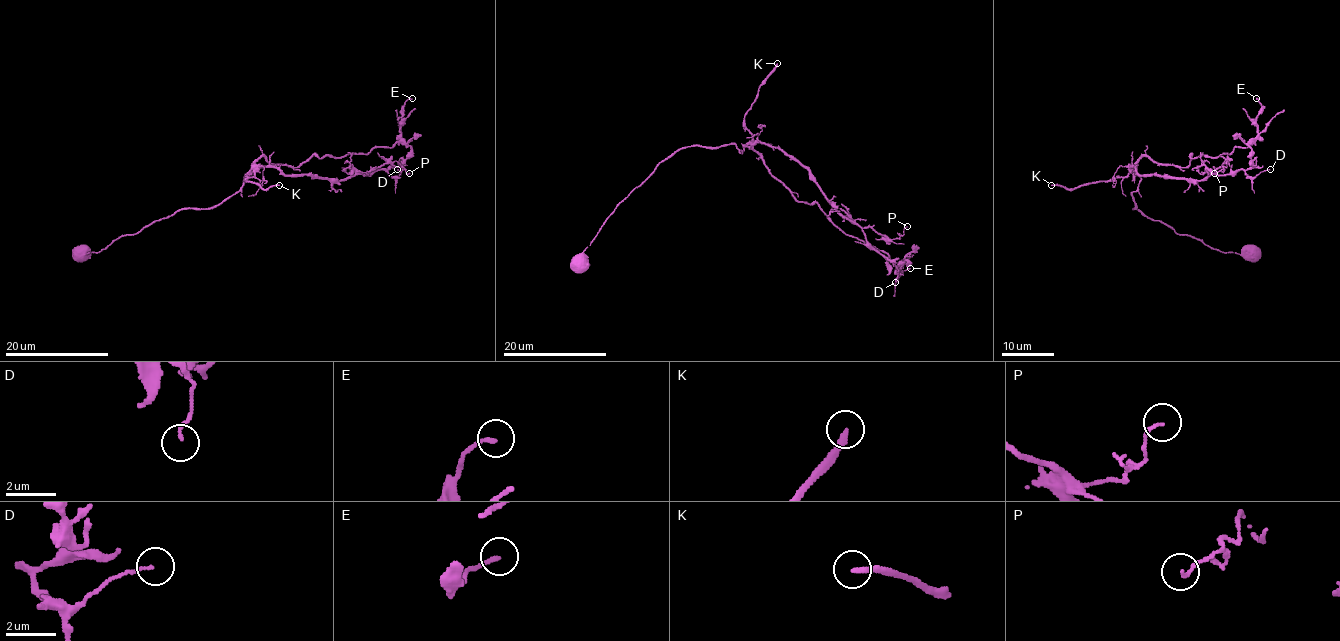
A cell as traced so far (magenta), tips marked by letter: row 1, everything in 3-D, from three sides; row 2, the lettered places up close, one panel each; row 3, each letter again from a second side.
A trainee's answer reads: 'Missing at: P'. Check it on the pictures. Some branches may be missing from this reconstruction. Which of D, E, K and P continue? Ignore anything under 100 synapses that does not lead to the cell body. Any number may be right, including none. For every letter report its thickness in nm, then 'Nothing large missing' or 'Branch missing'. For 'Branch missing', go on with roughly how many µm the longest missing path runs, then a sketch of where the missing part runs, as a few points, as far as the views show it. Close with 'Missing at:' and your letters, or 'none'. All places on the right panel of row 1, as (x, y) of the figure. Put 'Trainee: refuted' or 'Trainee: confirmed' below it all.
D: Thickness 120 nm. Nothing large missing
E: Thickness 160 nm. Nothing large missing
K: Thickness 240 nm. Nothing large missing
P: Thickness 110 nm. Nothing large missing
Missing at: none
Trainee: refuted

